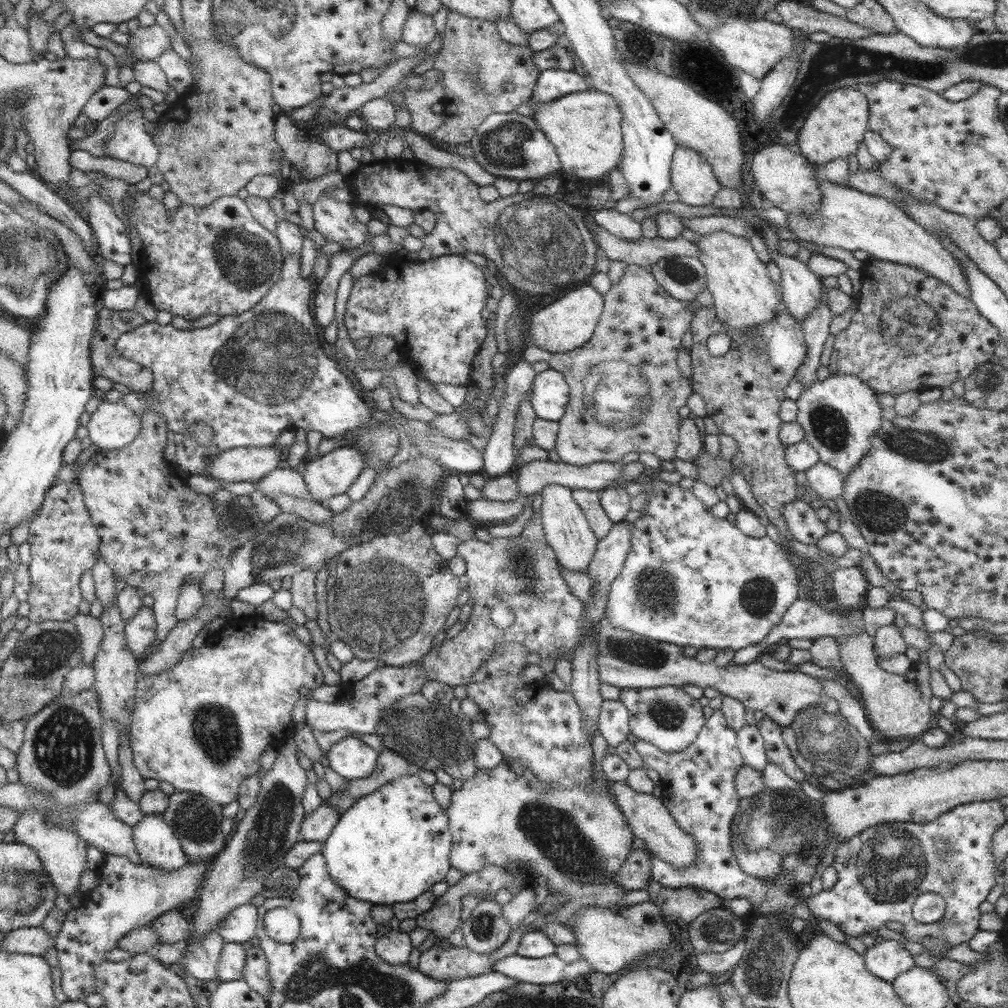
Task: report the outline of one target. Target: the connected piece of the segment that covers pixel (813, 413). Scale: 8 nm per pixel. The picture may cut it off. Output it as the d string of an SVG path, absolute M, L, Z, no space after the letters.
M830 374L821 381L813 381L794 403L795 421L804 430L804 441L818 452L819 461L838 470L844 479L869 452L870 438L881 426L877 395L855 375Z

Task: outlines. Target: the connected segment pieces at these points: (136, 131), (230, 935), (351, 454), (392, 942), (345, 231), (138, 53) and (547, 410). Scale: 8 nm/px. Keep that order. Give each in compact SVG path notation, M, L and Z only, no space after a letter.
M141 107L133 108L120 117L119 125L115 127L111 140L107 142L105 152L111 158L153 168L157 160L157 148L143 128L143 116L139 110Z
M249 902L239 905L215 928L222 941L241 944L254 936L258 920L258 909Z
M341 443L331 452L303 463L300 472L309 494L319 502L346 494L347 488L355 482L365 466L363 453Z
M390 930L387 935L379 935L374 944L378 957L391 966L406 965L412 949L409 934L401 930Z
M321 193L312 204L312 219L314 229L323 236L327 242L341 245L343 250L359 248L367 240L367 228L359 223L353 216L353 203L342 202Z
M156 23L150 26L138 26L130 32L126 45L130 56L139 62L156 61L167 49L171 49L169 37Z
M546 369L534 376L531 386L531 406L536 418L557 422L566 410L569 384L559 371Z

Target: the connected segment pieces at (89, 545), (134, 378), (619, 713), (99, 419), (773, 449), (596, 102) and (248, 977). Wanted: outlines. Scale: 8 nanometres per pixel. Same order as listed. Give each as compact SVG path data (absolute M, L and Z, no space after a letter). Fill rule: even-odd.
M79 481L53 485L41 509L31 518L27 539L31 548L30 622L71 622L83 602L82 576L98 564L102 537L90 515Z
M104 307L99 313L99 327L92 340L92 361L94 362L94 374L104 376L113 382L125 385L135 392L149 392L152 383L151 373L147 370L135 368L131 360L118 353L115 348L117 339L125 333L131 332L137 326L145 323L145 319L134 310L117 311Z
M603 700L598 714L598 734L603 745L613 747L627 738L628 710L618 700Z
M120 398L118 401L110 402L103 400L96 410L91 414L90 421L86 428L88 436L93 445L97 445L101 450L121 450L130 445L131 441L141 430L141 418L134 414L134 411L126 405Z
M714 306L699 307L694 311L695 316L691 319L692 345L689 350L690 361L692 366L692 380L690 381L694 393L697 394L704 402L706 416L711 418L719 432L730 436L736 440L738 451L732 460L723 460L722 458L711 457L705 450L699 454L699 458L693 460L693 464L698 468L697 477L694 480L704 482L707 486L715 488L723 476L728 476L731 470L740 471L741 464L747 464L750 467L751 484L750 492L755 498L757 504L761 506L771 524L774 524L780 536L790 540L793 535L790 534L789 527L786 526L785 517L782 514L782 506L795 500L797 496L796 483L793 476L795 471L785 461L786 445L781 442L778 433L781 432L782 419L778 417L779 406L785 399L783 388L787 382L794 377L798 366L802 365L805 360L805 344L801 336L802 324L798 319L791 318L791 315L781 309L775 313L770 321L766 324L757 325L753 329L730 329L715 314ZM716 332L725 332L732 342L732 352L723 356L709 356L706 349L706 340L710 334Z
M588 88L583 92L566 94L547 104L537 102L531 110L538 130L557 148L558 160L565 173L585 180L599 180L620 164L624 149L623 112L609 94Z
M252 945L244 953L242 979L251 990L258 991L263 998L266 998L270 989L270 982L265 955L257 945Z

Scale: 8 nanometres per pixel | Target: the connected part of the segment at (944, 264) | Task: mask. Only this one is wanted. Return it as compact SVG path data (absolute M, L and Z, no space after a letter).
M819 180L821 198L816 213L786 214L786 228L795 238L817 246L837 247L853 253L864 251L868 257L882 259L924 270L928 275L947 283L957 294L970 298L969 283L965 270L959 266L951 252L902 208L877 195L862 194L850 187L837 186L831 182Z

